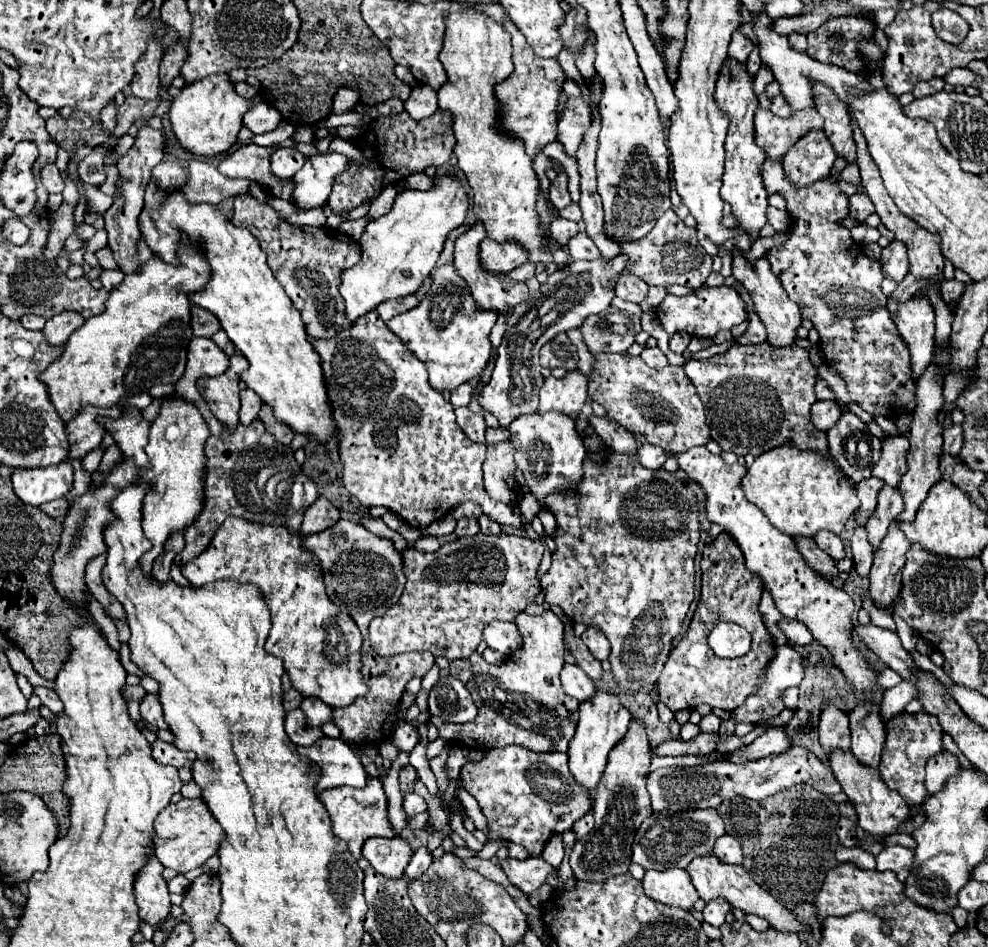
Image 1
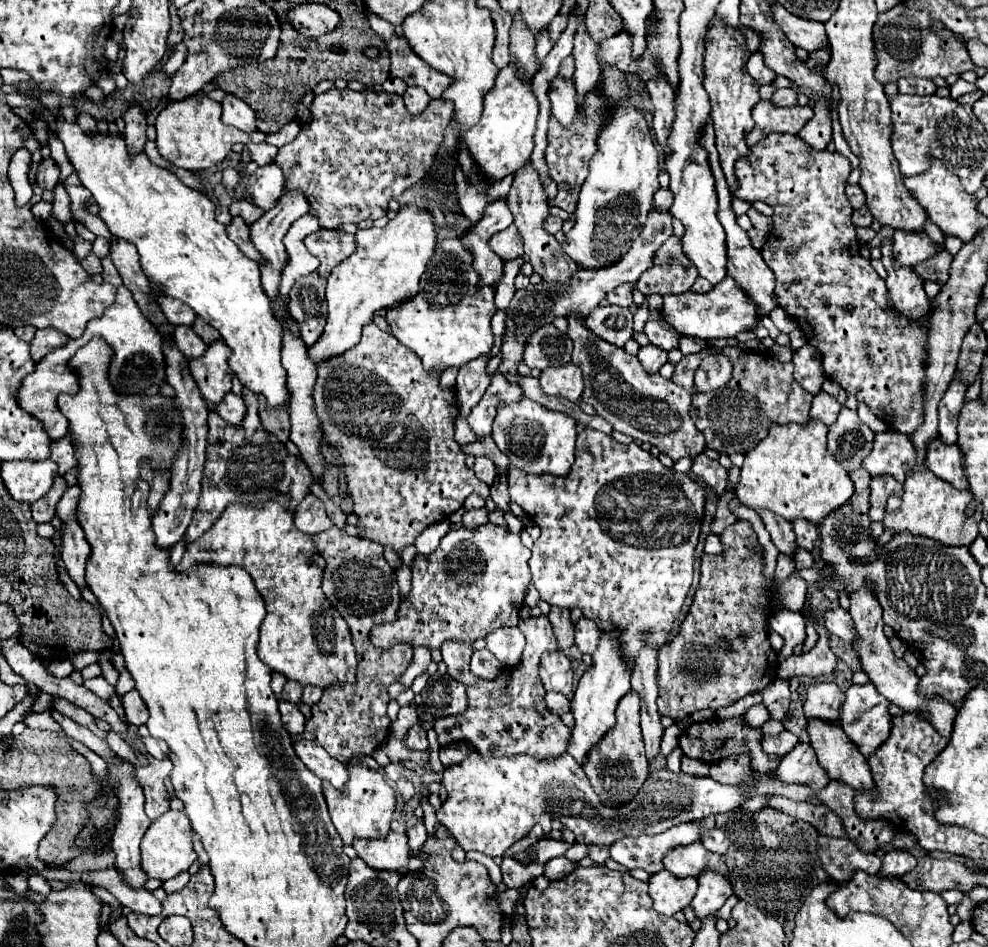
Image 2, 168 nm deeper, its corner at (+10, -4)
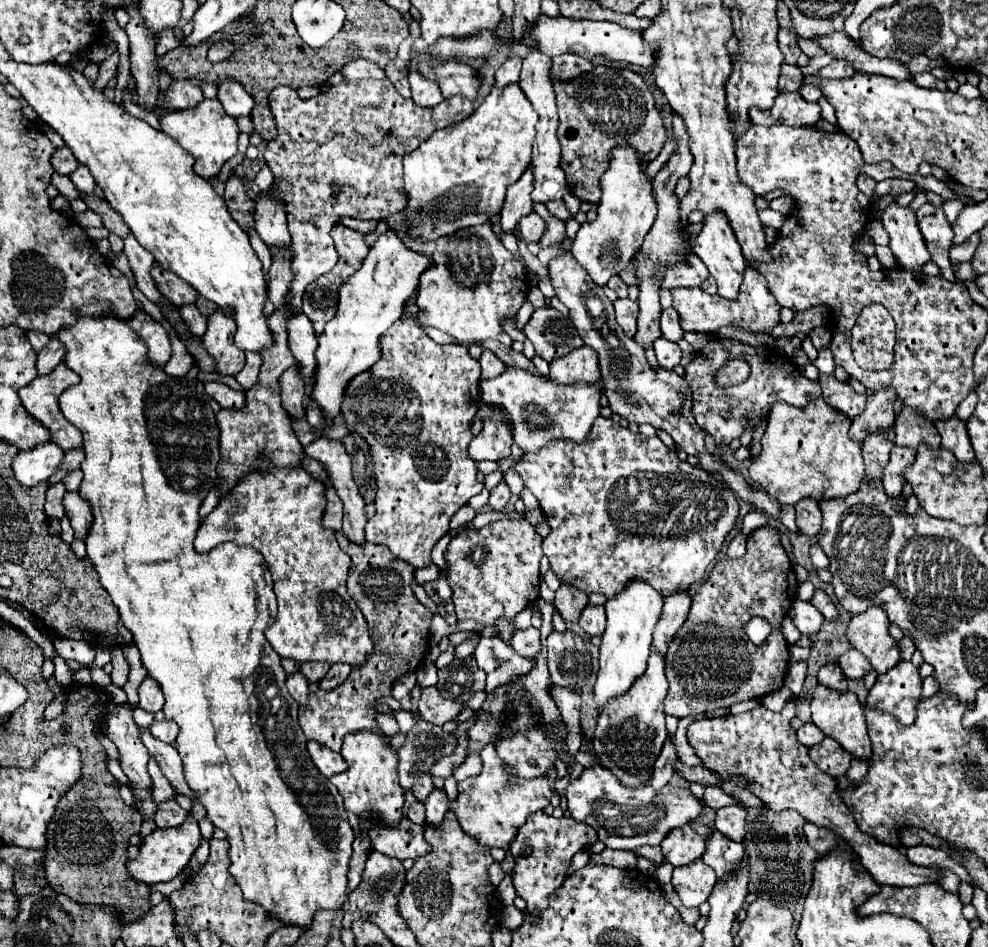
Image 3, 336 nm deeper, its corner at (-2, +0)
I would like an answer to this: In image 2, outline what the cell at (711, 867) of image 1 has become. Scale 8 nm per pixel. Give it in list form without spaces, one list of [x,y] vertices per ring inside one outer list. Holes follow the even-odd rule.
[[[700,840],[692,842],[690,846],[678,846],[678,850],[670,850],[670,854],[666,854],[662,862],[664,862],[664,868],[678,878],[698,876],[706,868],[728,872],[724,860],[722,858],[718,860],[712,852],[708,852]]]

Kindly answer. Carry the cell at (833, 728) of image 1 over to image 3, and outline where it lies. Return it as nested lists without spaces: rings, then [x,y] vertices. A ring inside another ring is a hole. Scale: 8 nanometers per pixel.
[[[836,662],[826,664],[826,666],[820,668],[818,682],[824,688],[830,688],[830,690],[836,690],[836,692],[846,692],[846,676],[842,674],[842,670],[838,670]]]

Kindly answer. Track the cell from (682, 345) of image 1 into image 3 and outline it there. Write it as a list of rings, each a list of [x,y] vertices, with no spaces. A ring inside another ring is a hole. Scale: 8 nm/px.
[[[674,308],[662,310],[660,326],[662,326],[662,336],[664,336],[666,340],[680,342],[680,340],[684,338],[684,330],[682,330],[682,326],[680,326],[680,318],[678,318],[678,312],[676,312]]]

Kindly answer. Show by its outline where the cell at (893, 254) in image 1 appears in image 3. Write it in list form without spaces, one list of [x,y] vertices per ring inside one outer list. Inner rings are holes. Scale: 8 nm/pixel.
[[[924,204],[916,212],[916,220],[918,220],[918,228],[924,236],[926,248],[932,254],[932,262],[940,266],[944,278],[954,282],[956,278],[952,274],[952,264],[948,258],[948,252],[954,242],[954,232],[952,232],[950,224],[946,222],[942,208],[934,208],[930,204]]]

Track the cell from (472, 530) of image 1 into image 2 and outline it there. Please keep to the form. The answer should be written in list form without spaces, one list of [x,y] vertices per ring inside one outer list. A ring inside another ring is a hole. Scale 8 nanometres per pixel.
[[[480,508],[480,510],[466,510],[464,516],[462,516],[462,524],[464,528],[472,530],[472,528],[478,528],[482,524],[488,522],[488,510],[486,508]]]

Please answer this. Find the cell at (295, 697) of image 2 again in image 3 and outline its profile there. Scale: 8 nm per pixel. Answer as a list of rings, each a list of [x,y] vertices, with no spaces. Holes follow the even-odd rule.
[[[306,662],[300,666],[300,672],[304,674],[304,678],[312,684],[312,682],[318,682],[324,678],[324,674],[328,672],[330,666],[326,666],[324,662]]]

